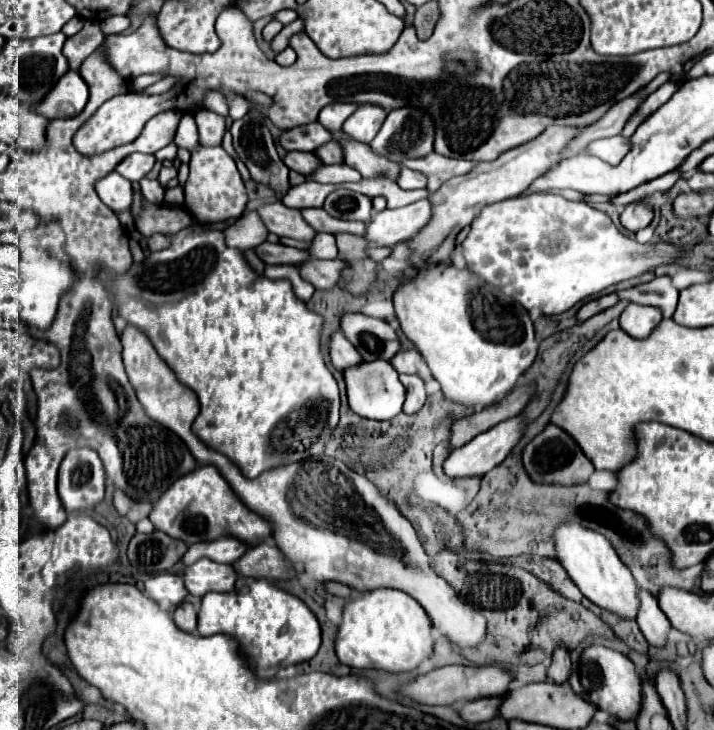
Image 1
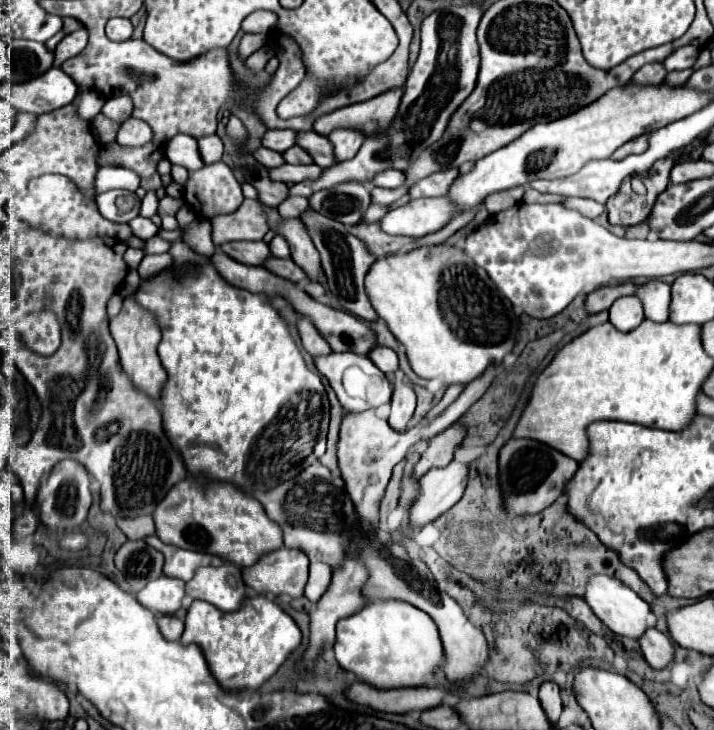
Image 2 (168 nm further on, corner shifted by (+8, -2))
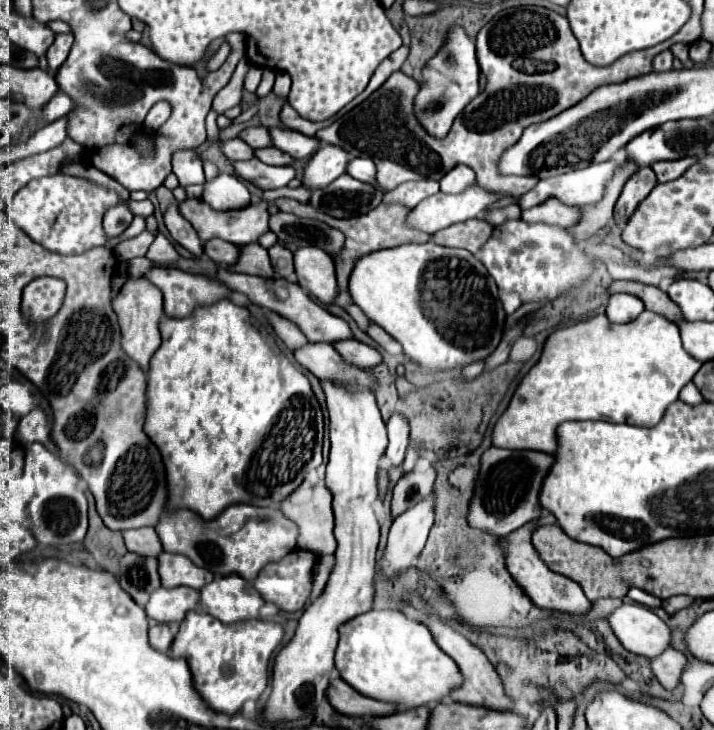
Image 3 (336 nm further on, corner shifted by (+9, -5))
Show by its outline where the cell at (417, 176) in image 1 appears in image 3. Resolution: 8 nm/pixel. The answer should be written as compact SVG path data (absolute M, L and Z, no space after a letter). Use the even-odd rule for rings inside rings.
M354 158L348 164L348 174L360 182L366 184L376 184L376 166L368 158Z

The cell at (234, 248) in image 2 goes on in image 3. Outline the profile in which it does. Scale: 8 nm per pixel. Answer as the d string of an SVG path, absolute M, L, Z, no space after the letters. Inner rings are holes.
M218 238L208 240L204 244L204 252L216 264L226 264L226 266L234 266L240 258L240 246L234 246L230 242L224 242L224 240L218 240Z

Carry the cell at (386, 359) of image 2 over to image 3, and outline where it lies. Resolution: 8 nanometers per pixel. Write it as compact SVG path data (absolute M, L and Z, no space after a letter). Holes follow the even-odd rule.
M352 340L352 342L340 342L340 346L334 346L342 358L346 358L346 362L352 362L354 366L358 368L364 368L364 370L370 370L378 364L382 364L382 354L368 346L368 344L362 344L358 340Z

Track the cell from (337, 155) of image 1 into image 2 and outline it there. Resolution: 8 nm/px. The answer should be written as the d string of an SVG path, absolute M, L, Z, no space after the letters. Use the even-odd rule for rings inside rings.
M291 147L289 151L283 151L283 159L285 159L285 163L293 163L293 165L309 165L309 163L313 163L313 159L301 147Z

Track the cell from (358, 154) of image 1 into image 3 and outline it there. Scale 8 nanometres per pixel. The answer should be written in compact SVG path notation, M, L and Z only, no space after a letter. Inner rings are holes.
M272 128L270 134L272 134L272 140L276 142L276 148L284 150L294 158L312 158L320 146L316 138L310 138L286 128Z

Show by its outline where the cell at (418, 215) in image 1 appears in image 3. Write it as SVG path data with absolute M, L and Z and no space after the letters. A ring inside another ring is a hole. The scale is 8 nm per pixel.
M470 186L464 194L438 192L412 208L406 218L406 226L426 234L436 234L452 224L480 216L480 212L484 212L498 198L498 194L490 194L480 186Z

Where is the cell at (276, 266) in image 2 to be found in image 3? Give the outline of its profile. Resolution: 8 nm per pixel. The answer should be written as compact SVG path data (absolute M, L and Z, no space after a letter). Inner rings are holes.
M260 244L242 246L240 260L234 266L230 266L230 270L254 274L254 276L264 276L264 278L274 278L274 266L270 262L268 250L262 248Z

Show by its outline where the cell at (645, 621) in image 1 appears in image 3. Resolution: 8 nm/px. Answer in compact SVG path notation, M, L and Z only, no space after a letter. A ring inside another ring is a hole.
M668 646L668 650L664 650L664 654L650 660L654 676L666 690L672 690L678 684L684 664L686 664L686 656L678 650L674 650L672 646Z

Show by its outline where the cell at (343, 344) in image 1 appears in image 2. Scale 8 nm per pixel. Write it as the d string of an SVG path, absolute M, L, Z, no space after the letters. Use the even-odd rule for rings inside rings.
M299 319L297 321L297 331L299 331L299 337L301 337L301 343L303 343L303 349L315 357L315 355L329 355L331 353L331 347L327 345L327 341L317 333L317 329L313 327L313 323L309 319Z

